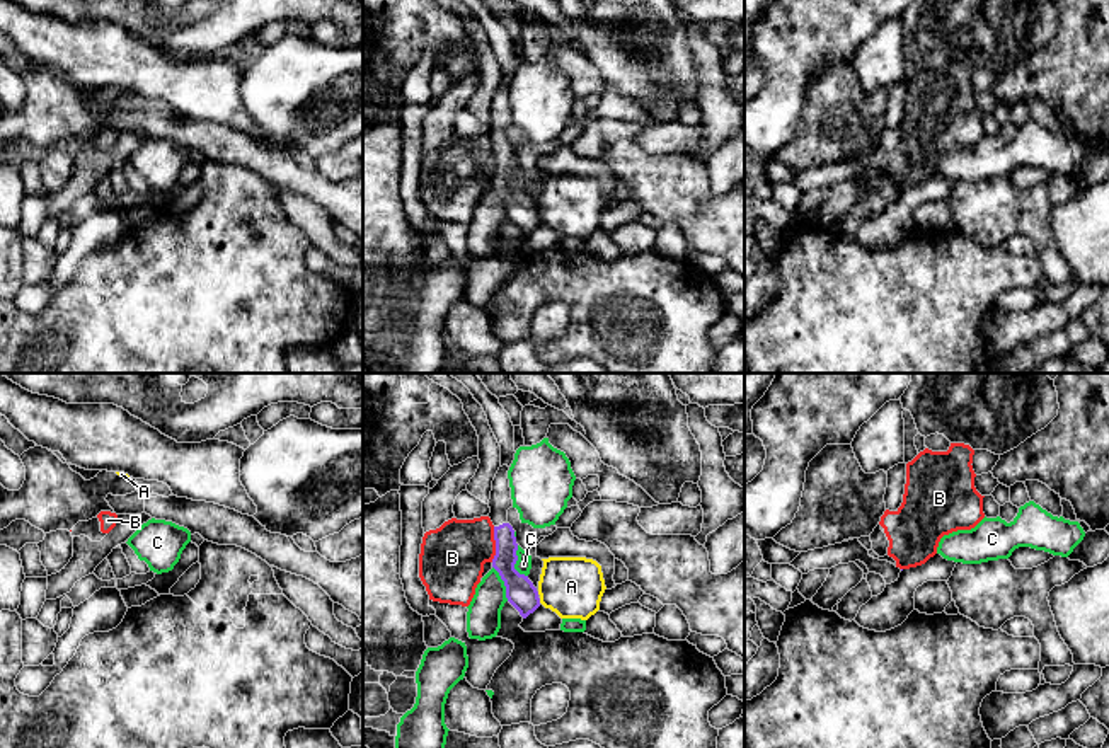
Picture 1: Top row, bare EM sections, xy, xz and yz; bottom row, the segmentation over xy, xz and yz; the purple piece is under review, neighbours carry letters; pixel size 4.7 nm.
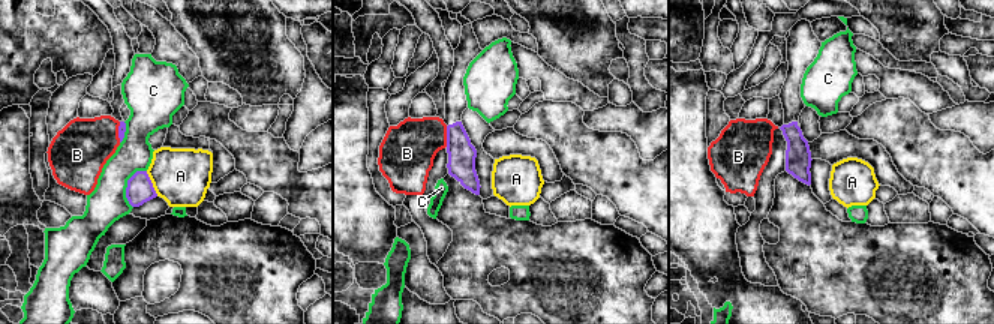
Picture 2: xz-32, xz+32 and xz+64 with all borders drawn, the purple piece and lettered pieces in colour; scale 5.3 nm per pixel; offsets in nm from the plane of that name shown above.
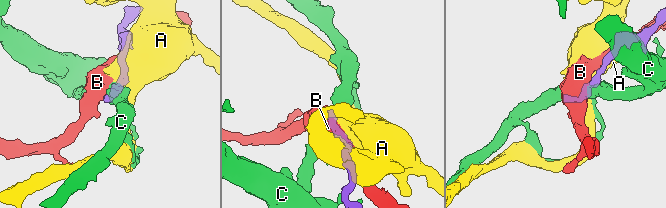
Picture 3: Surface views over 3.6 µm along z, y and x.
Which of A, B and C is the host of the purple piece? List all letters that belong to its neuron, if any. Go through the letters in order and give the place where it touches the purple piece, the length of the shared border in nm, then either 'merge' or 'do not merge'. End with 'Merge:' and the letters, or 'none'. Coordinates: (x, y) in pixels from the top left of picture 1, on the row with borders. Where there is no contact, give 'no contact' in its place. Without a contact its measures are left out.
A: xz (539, 600) | 30 nm | do not merge
B: xz (496, 544) | 170 nm | do not merge
C: xz (515, 563) | 160 nm | do not merge
Merge: none

